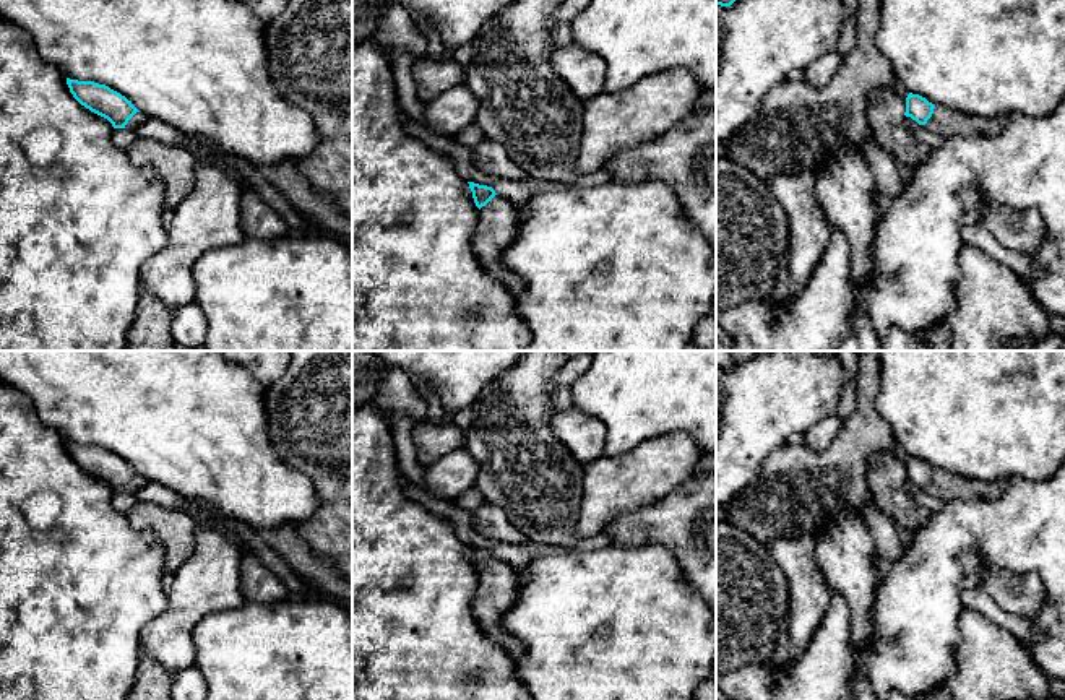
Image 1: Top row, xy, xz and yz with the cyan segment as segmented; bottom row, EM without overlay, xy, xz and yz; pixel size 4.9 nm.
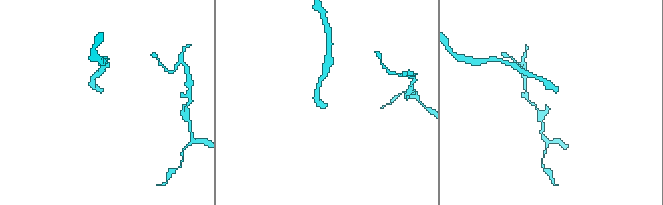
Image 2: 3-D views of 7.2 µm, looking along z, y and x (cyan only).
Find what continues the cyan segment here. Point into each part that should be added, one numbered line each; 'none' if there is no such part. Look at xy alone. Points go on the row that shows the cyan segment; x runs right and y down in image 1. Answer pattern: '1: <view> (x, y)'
1: xy (138, 117)

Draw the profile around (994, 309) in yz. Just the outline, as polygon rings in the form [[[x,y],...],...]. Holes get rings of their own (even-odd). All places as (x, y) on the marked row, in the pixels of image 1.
[[[964,244],[956,307],[946,317],[951,351],[1011,351],[1016,341],[1039,341],[1049,315],[1011,268]]]

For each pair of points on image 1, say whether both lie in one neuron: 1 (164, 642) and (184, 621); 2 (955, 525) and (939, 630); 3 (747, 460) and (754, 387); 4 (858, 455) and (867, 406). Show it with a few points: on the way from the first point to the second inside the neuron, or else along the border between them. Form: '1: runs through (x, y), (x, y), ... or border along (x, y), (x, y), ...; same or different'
1: runs through (168, 637), (179, 626); same
2: runs through (948, 551), (939, 562), (939, 604); same
3: runs through (747, 442), (747, 413), (754, 405); same
4: runs through (858, 444), (864, 434), (864, 418); same

